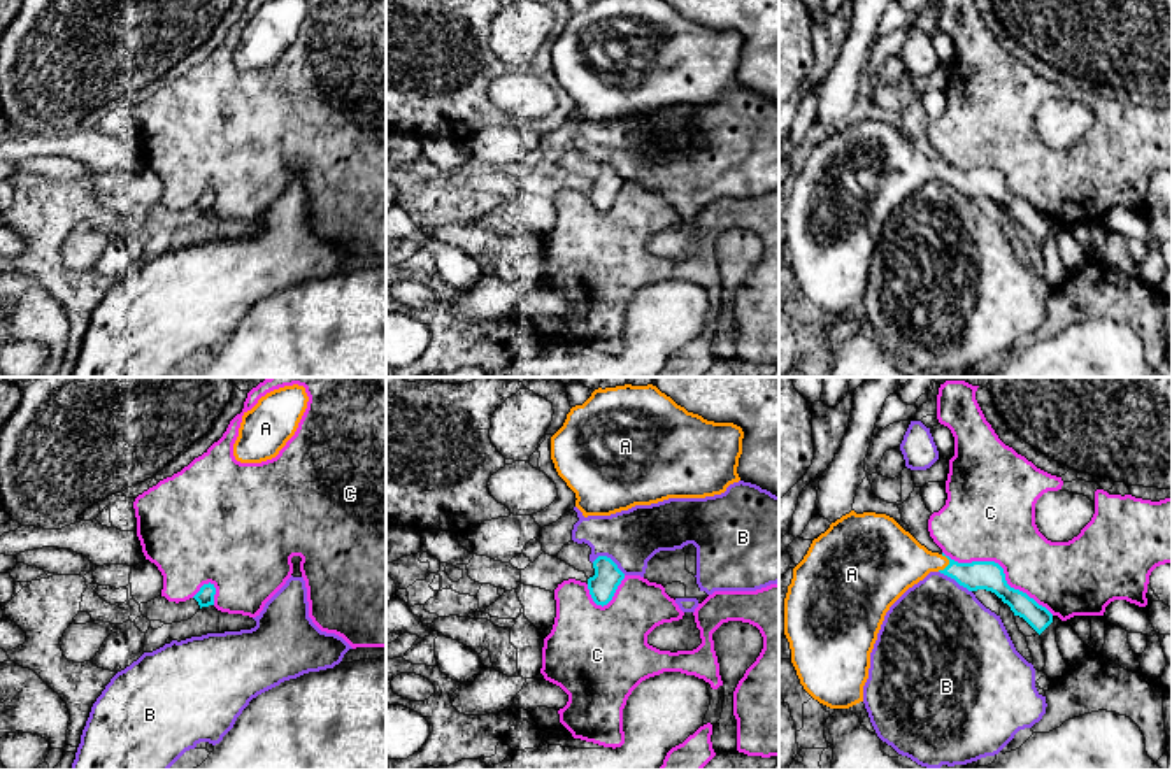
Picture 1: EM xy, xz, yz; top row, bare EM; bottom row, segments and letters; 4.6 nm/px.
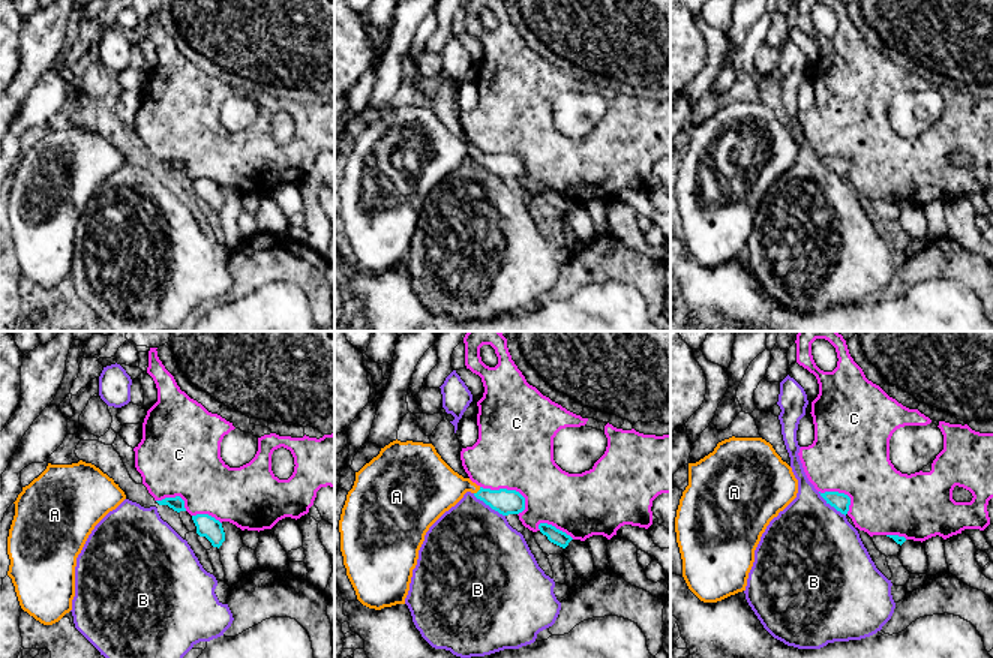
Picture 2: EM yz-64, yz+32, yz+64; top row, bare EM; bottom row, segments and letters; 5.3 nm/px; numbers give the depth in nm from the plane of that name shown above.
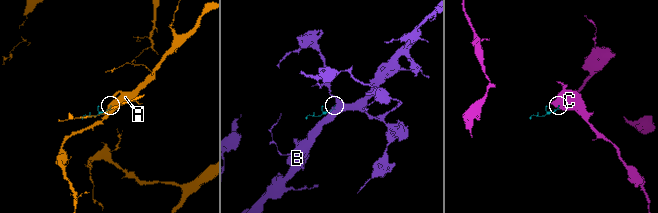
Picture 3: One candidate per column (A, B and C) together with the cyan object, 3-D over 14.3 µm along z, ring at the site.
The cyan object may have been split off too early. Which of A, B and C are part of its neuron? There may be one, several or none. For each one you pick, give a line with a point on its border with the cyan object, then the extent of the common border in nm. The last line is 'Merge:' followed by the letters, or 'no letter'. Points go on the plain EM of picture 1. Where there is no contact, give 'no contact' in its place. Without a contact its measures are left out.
A: contact yz (948, 172); length 90 nm
Merge: A

